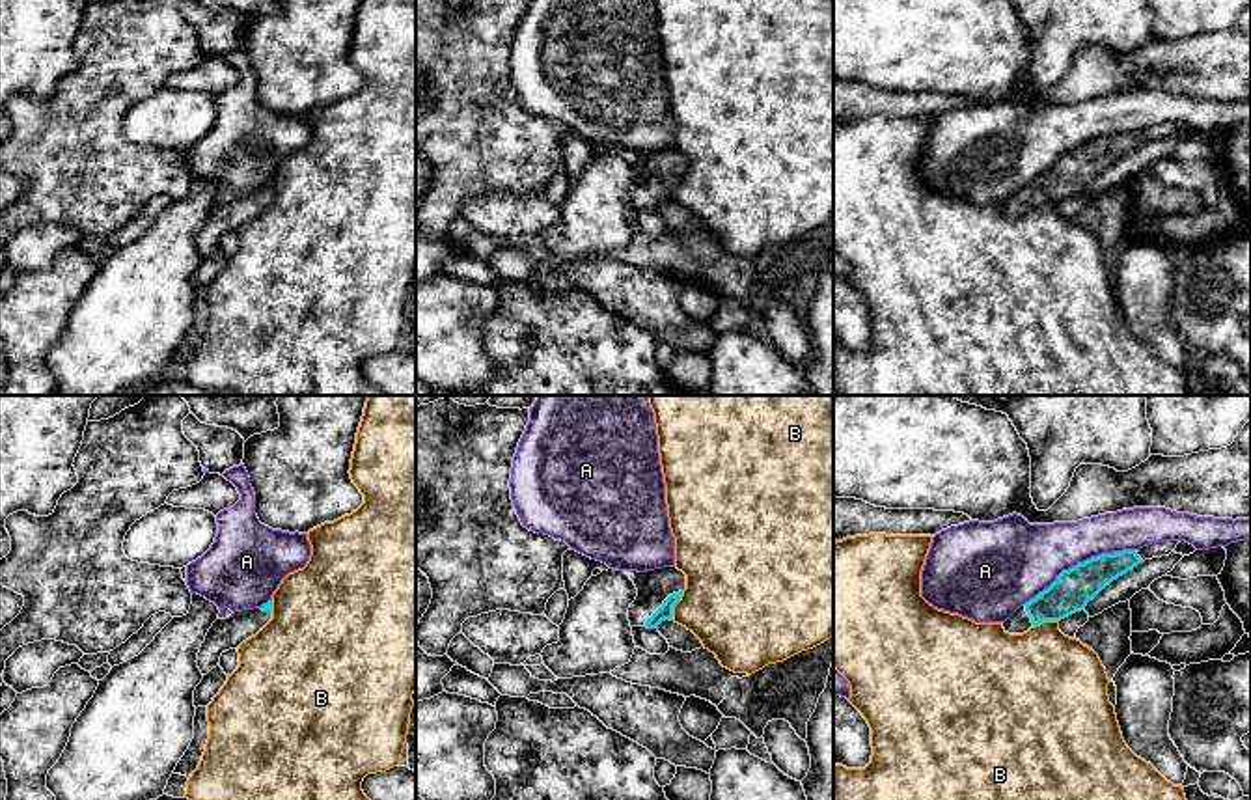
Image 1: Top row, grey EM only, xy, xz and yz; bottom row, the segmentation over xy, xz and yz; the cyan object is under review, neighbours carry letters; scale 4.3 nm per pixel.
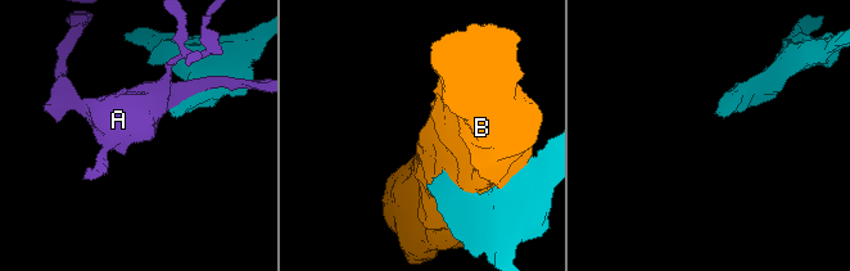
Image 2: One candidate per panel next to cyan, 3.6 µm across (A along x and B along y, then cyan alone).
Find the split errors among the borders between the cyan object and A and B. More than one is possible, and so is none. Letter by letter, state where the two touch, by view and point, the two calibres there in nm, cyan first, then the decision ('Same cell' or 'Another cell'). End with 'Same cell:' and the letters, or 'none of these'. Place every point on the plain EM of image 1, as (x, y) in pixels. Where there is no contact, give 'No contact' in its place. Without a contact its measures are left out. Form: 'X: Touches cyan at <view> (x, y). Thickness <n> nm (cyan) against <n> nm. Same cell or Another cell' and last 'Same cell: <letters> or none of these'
A: Touches cyan at yz (1078, 146). Thickness 170 nm (cyan) against 320 nm. Another cell
B: Touches cyan at xz (673, 187). Thickness 70 nm (cyan) against 420 nm. Another cell
Same cell: none of these

